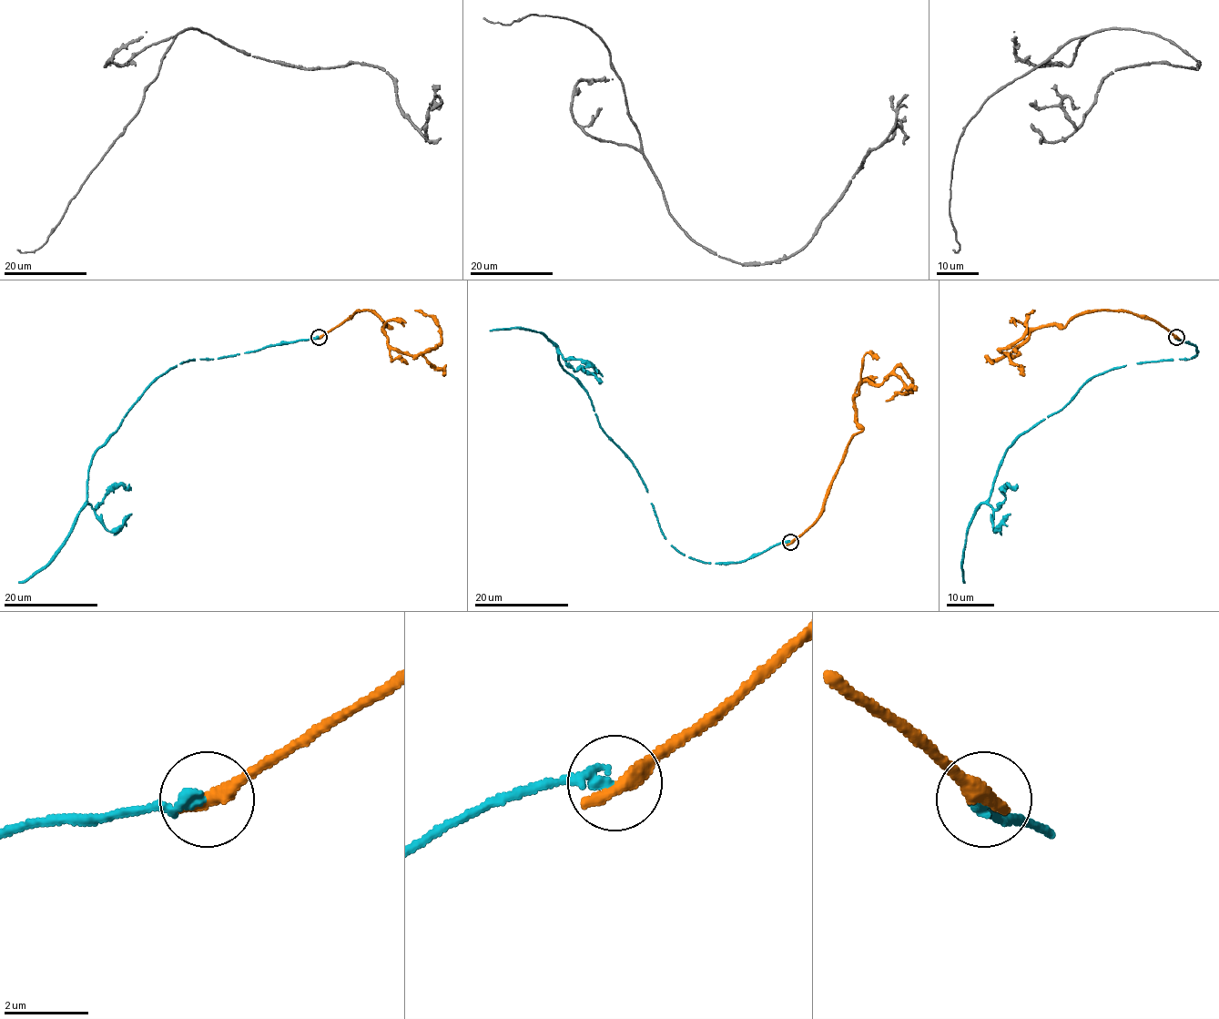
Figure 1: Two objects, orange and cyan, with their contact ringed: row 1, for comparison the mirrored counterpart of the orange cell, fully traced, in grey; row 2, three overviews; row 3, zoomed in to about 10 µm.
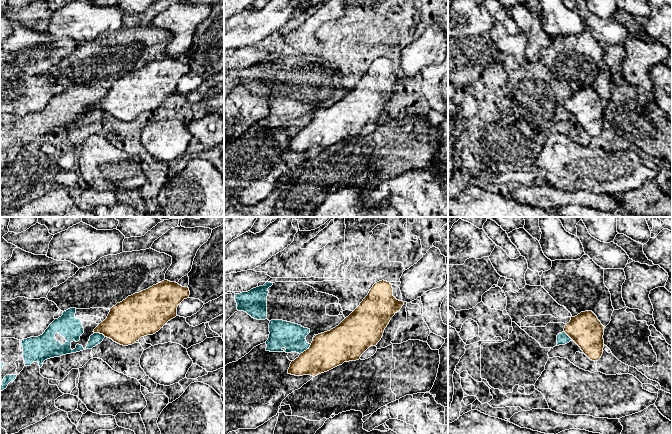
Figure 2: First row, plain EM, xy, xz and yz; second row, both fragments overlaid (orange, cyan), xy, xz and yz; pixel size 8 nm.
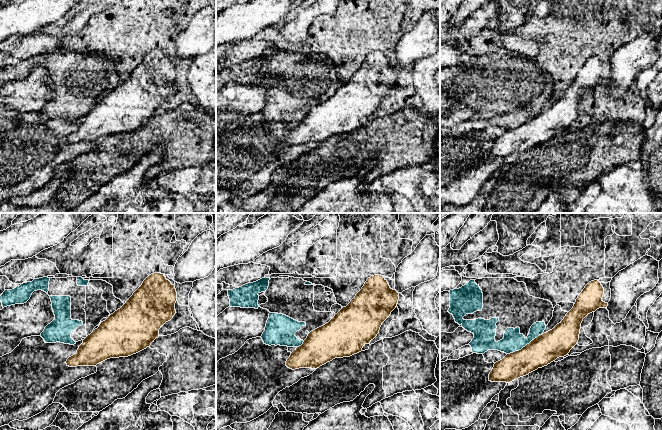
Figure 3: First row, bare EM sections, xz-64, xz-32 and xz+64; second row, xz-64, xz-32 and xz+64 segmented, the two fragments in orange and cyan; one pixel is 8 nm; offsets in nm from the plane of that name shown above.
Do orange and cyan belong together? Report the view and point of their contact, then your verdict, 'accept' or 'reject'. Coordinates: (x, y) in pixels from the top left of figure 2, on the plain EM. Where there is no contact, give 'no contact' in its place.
xz (306, 126) | reject

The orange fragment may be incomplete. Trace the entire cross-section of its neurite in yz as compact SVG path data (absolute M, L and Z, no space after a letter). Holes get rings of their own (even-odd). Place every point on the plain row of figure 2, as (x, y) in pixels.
M592 87L581 88L571 93L564 108L581 124L592 137L598 137L604 124L604 102Z

